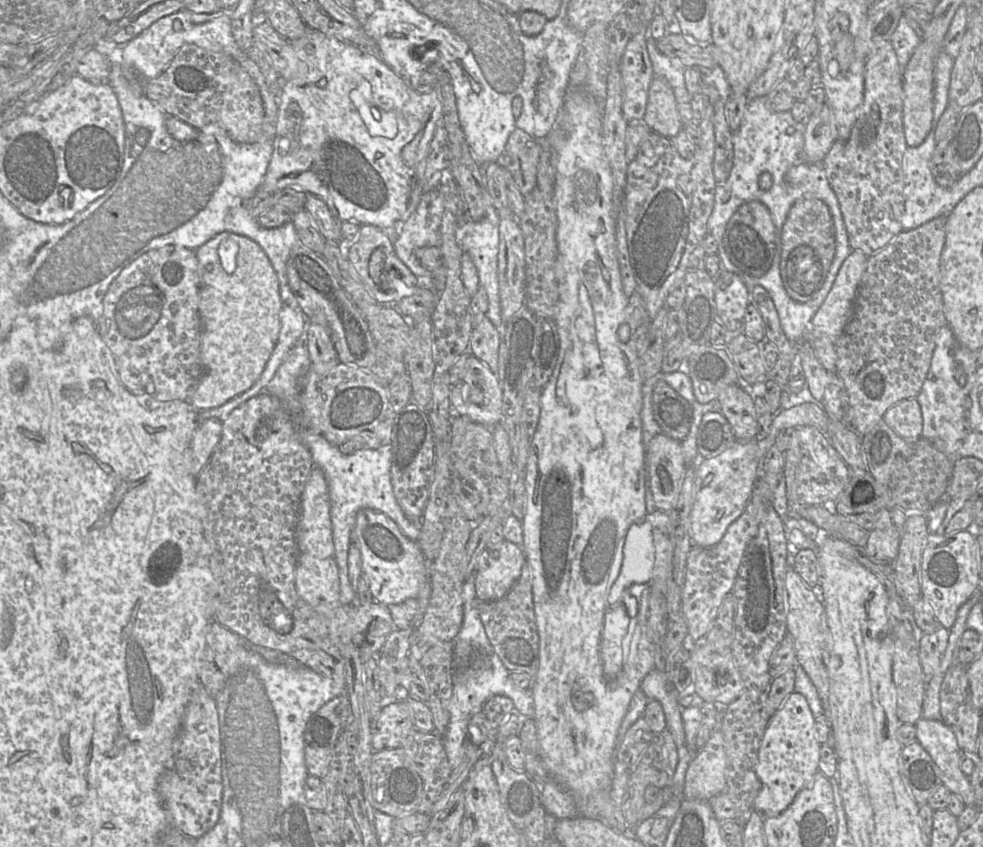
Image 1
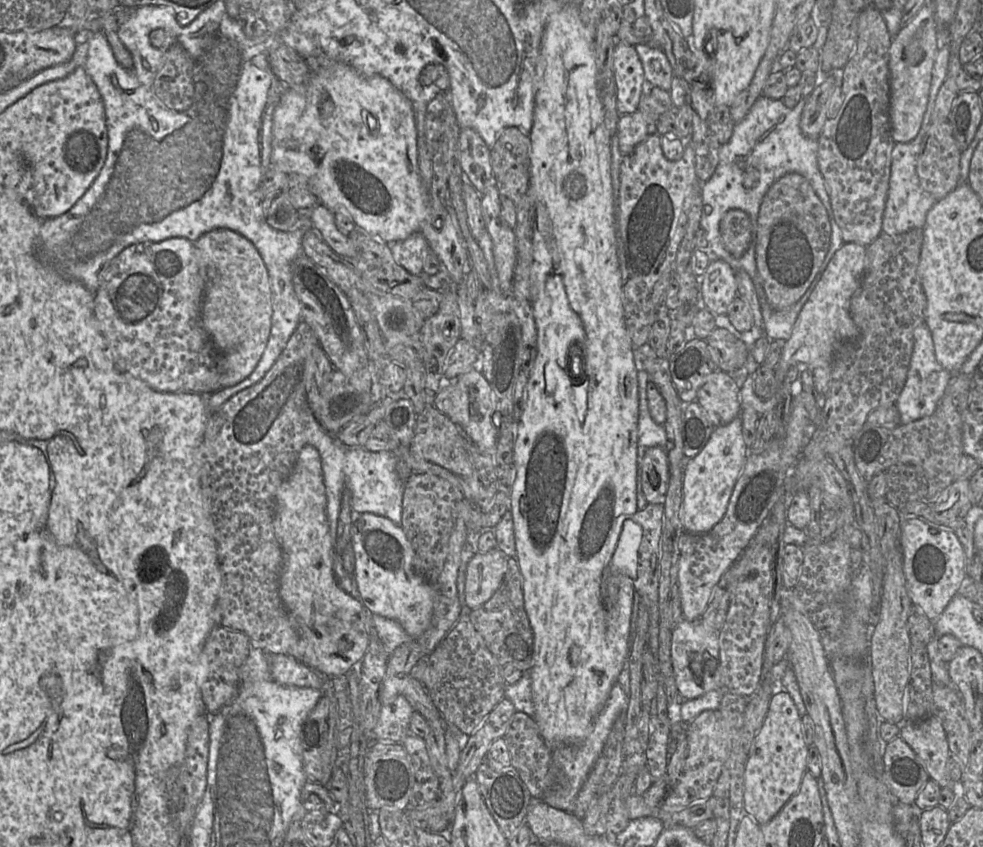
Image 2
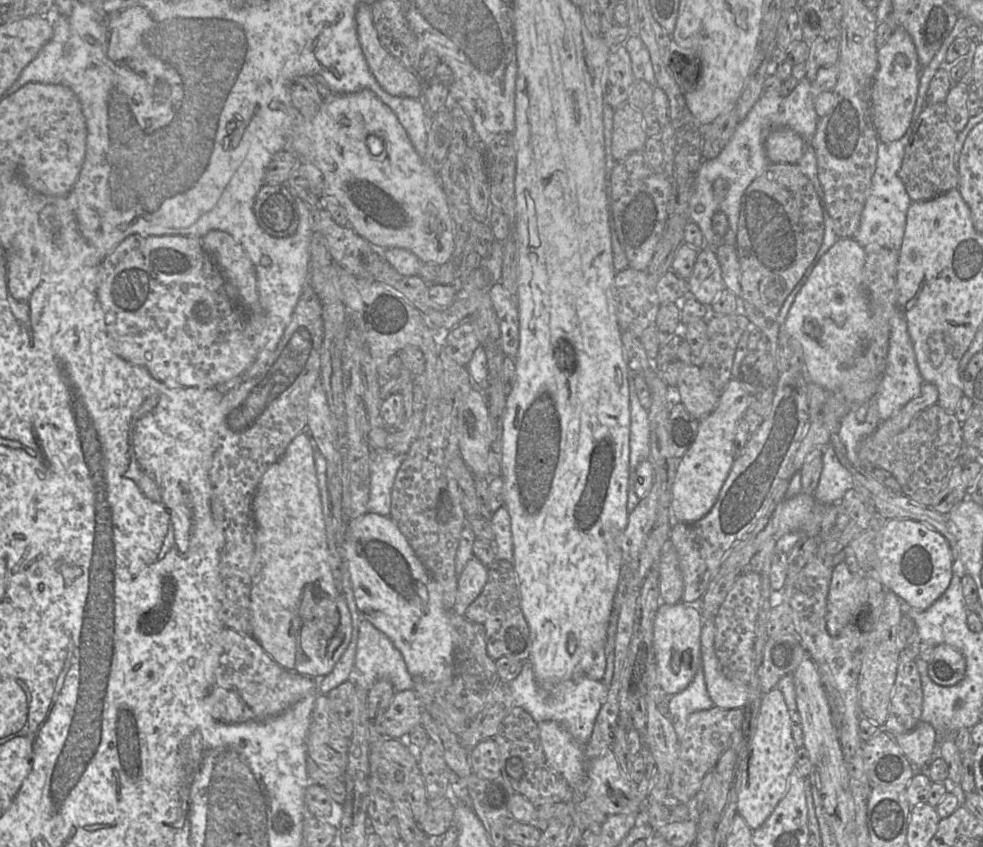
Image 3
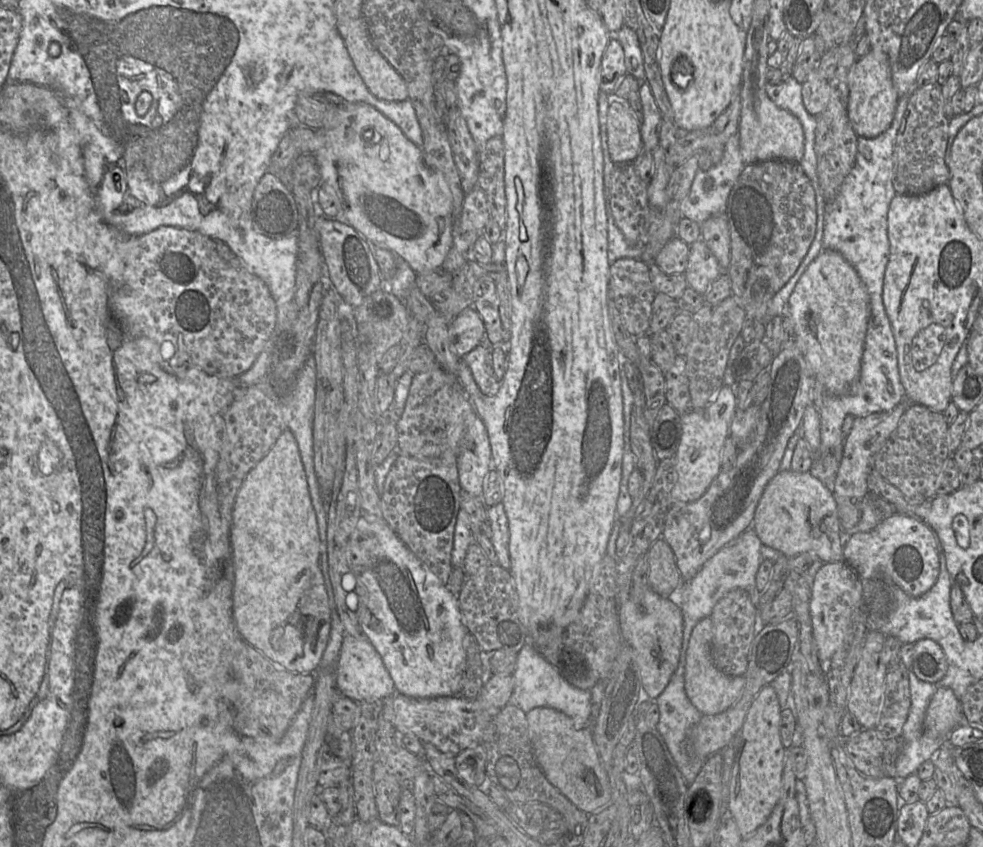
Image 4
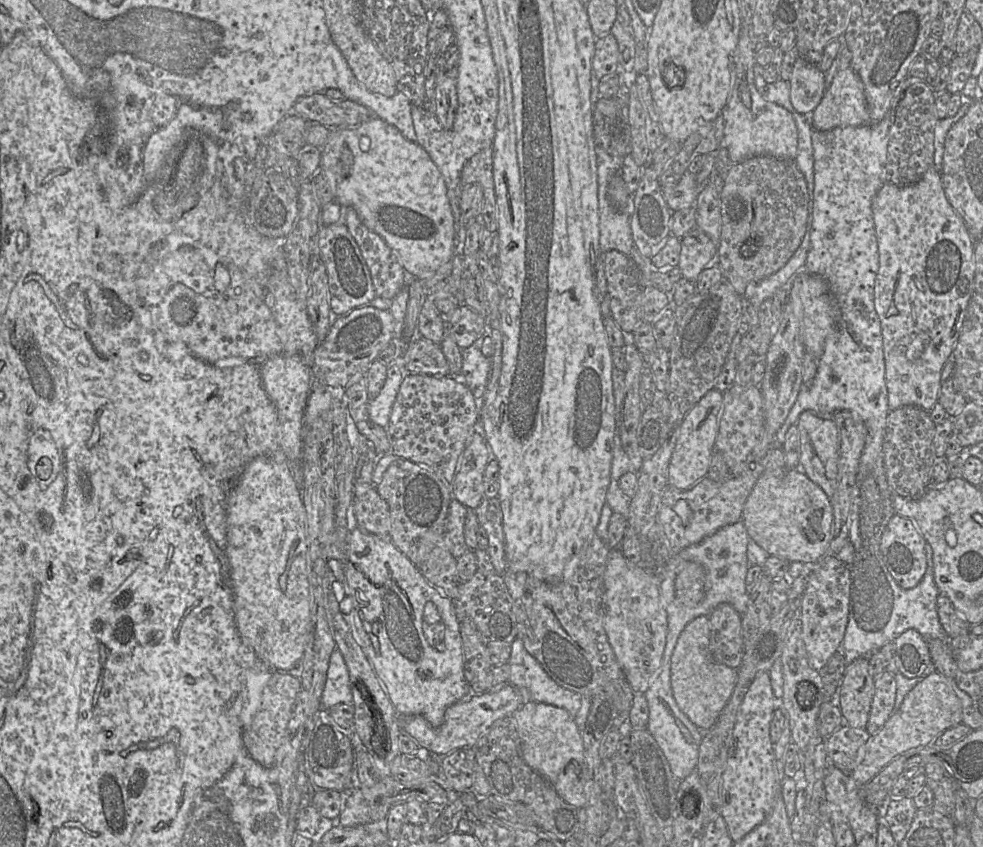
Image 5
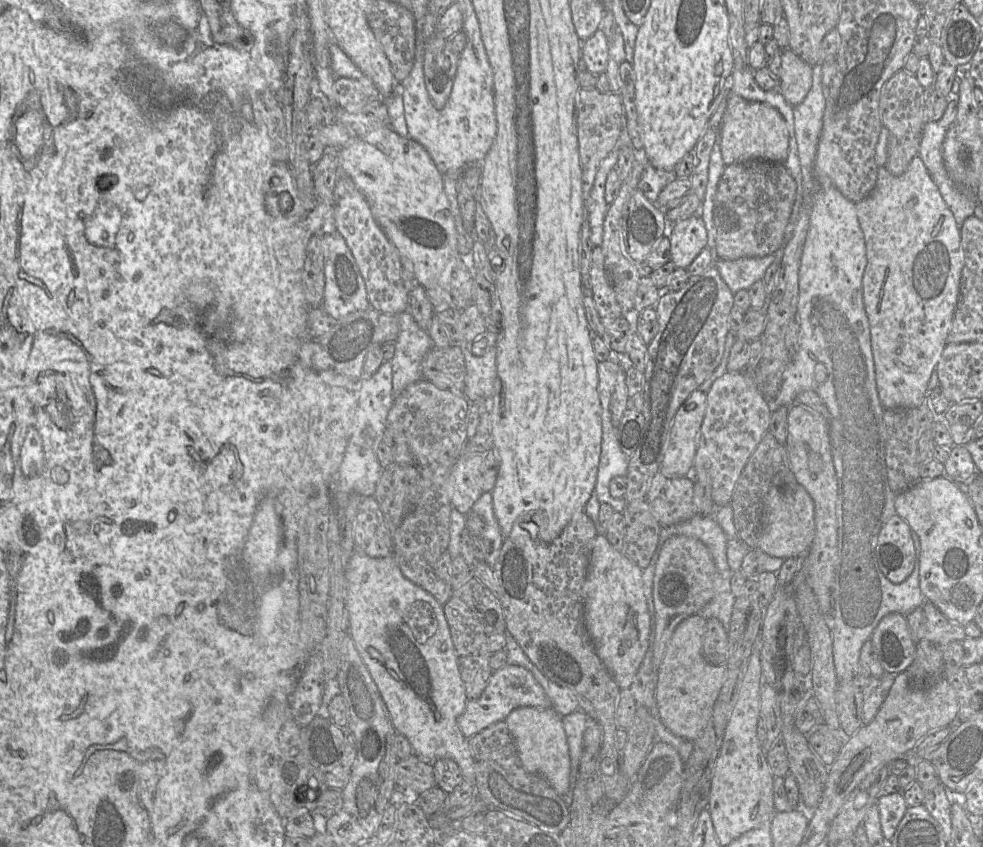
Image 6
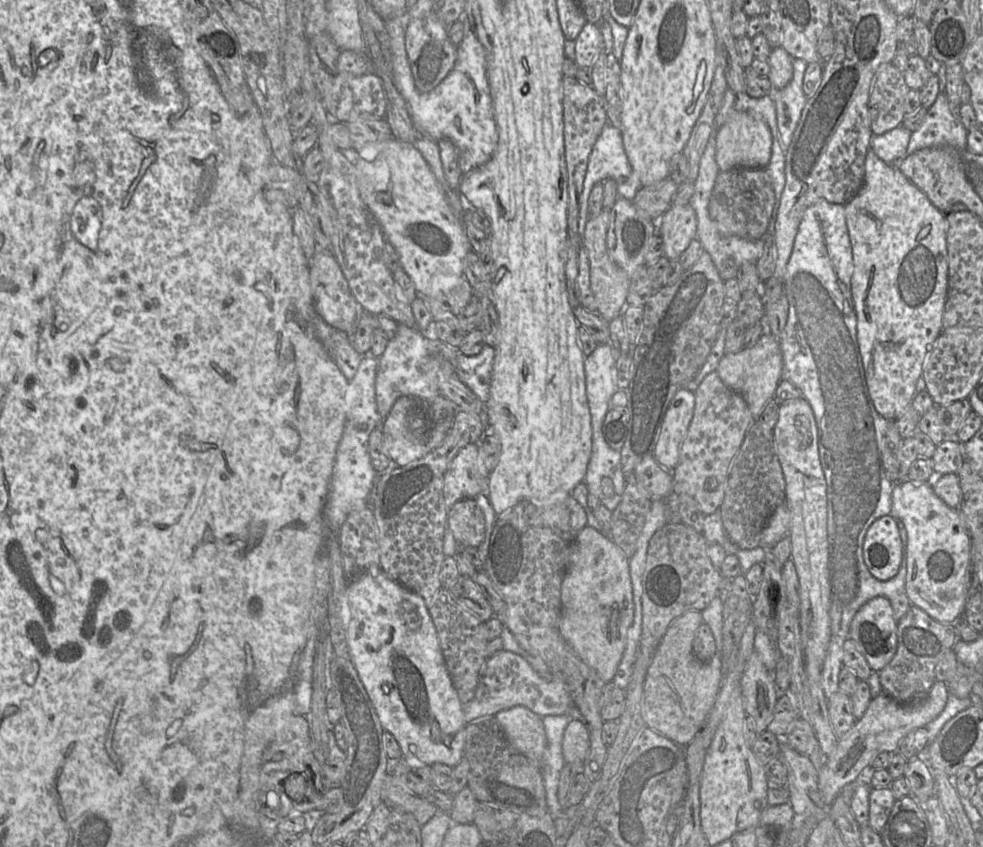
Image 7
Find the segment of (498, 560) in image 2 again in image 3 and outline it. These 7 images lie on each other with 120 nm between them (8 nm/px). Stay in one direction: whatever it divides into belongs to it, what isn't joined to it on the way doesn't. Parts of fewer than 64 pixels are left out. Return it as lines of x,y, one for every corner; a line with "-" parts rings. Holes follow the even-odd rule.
472,557
457,577
456,604
453,614
463,614
480,595
488,579
488,567

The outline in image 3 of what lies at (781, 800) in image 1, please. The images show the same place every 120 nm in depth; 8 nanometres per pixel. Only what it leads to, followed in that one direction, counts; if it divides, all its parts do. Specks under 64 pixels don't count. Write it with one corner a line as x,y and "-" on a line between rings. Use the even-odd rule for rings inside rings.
771,689
761,700
754,731
745,749
739,750
739,763
734,779
737,813
752,831
761,827
787,792
789,777
795,769
795,745
790,715
782,692

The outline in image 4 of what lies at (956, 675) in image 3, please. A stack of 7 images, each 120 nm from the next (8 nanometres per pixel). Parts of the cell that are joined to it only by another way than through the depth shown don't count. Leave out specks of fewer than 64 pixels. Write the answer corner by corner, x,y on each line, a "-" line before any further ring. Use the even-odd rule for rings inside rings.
931,639
913,644
911,671
922,681
937,683
947,673
948,663
941,646

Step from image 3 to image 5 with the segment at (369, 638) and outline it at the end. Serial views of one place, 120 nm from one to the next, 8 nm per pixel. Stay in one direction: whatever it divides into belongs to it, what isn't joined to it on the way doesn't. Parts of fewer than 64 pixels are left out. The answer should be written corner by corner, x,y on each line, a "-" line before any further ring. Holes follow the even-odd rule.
335,649
329,661
327,679
321,695
321,705
326,711
338,704
352,704
349,671
341,652

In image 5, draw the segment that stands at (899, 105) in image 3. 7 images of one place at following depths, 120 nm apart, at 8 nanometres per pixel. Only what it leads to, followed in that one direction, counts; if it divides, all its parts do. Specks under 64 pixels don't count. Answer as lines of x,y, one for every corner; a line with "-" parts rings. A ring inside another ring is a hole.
851,68
839,72
827,85
824,97
811,114
814,129
858,127
869,123
864,87

